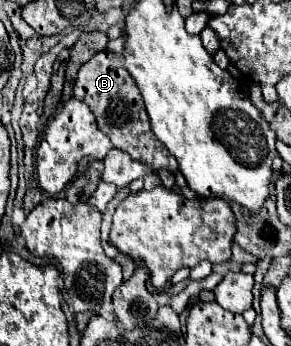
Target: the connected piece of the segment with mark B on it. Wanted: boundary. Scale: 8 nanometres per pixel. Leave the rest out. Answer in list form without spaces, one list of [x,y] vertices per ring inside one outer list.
[[[100,51],[98,55],[94,55],[94,59],[90,59],[90,63],[84,63],[84,67],[78,71],[78,77],[74,83],[74,97],[78,97],[80,101],[84,101],[90,107],[90,111],[96,117],[98,129],[110,137],[110,141],[116,149],[122,149],[132,159],[146,163],[154,173],[158,173],[160,169],[166,169],[170,173],[178,171],[176,159],[154,137],[142,95],[140,95],[138,87],[134,85],[134,81],[130,79],[128,71],[124,71],[120,55]]]

